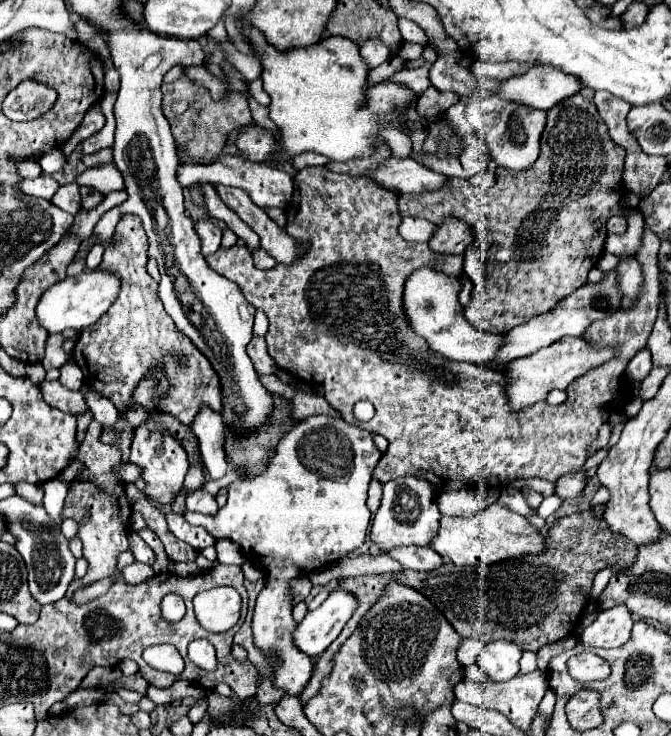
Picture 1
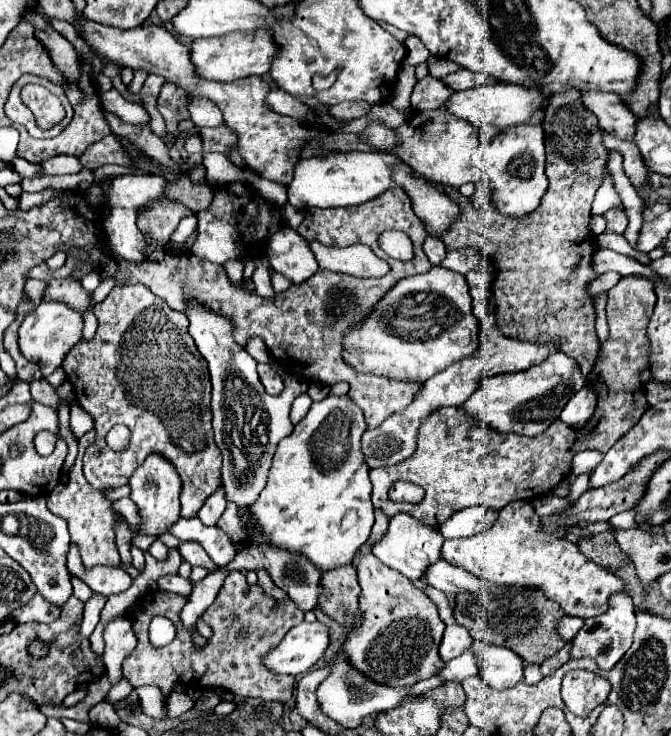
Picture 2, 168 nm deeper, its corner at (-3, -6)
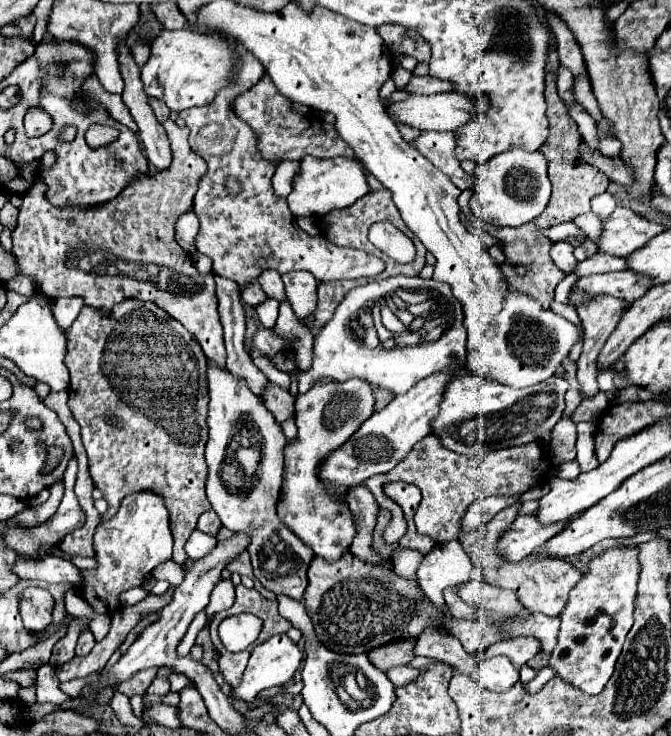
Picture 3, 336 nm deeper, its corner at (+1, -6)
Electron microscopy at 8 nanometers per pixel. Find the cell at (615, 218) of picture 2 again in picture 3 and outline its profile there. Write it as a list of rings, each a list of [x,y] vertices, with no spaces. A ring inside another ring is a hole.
[[[608,192],[598,194],[598,196],[594,196],[594,200],[592,200],[592,212],[594,212],[596,216],[600,216],[600,218],[610,216],[610,212],[612,212],[614,208],[616,208],[616,200],[614,200],[614,196],[608,194]]]

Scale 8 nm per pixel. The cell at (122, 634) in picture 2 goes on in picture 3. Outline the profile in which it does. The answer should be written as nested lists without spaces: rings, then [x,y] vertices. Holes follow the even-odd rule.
[[[74,618],[68,626],[68,632],[64,638],[61,638],[54,646],[49,664],[53,667],[59,667],[68,662],[75,656],[75,648],[78,640],[78,634],[82,626],[89,626],[89,620],[80,620]]]

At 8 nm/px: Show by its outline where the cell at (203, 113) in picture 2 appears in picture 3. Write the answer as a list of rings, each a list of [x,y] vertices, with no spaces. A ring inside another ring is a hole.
[[[160,30],[150,44],[150,58],[142,66],[140,76],[144,92],[150,98],[162,100],[170,110],[182,112],[192,106],[206,106],[214,100],[216,92],[230,84],[236,54],[224,40],[214,36],[182,30]]]

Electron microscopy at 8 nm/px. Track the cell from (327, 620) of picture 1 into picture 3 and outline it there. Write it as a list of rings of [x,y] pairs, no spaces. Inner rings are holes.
[[[278,634],[278,636],[272,636],[270,640],[258,644],[254,650],[252,650],[252,656],[248,660],[248,668],[240,680],[240,684],[236,688],[232,688],[230,692],[230,698],[234,700],[240,700],[240,702],[246,702],[250,704],[258,692],[266,690],[266,688],[272,688],[272,686],[284,686],[288,680],[292,680],[294,672],[300,668],[302,664],[302,650],[298,648],[298,644],[294,644],[286,634]]]

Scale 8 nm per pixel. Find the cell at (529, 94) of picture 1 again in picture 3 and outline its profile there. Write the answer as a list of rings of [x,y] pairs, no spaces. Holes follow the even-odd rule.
[[[432,94],[432,96],[408,96],[402,102],[394,102],[386,108],[386,114],[394,124],[406,124],[418,130],[456,130],[466,124],[474,112],[476,102],[456,94]]]

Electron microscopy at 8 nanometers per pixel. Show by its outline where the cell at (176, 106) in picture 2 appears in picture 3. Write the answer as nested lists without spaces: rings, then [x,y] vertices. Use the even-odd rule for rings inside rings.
[[[148,98],[148,104],[150,104],[150,108],[152,108],[152,112],[154,112],[154,116],[156,116],[156,120],[158,120],[160,124],[170,116],[170,110],[168,110],[168,108],[166,108],[166,104],[162,104],[160,100]]]

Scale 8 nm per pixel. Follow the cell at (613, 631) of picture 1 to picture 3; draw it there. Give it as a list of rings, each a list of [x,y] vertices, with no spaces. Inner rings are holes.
[[[628,544],[628,546],[614,546],[604,550],[602,554],[594,556],[588,562],[588,570],[582,574],[582,580],[574,586],[570,592],[568,604],[560,614],[560,634],[558,634],[558,644],[552,650],[550,656],[550,668],[554,668],[556,678],[580,688],[586,694],[598,694],[610,680],[614,672],[614,664],[622,652],[622,644],[626,634],[632,628],[632,610],[634,610],[634,598],[636,598],[636,584],[640,576],[640,562],[638,562],[638,546]]]

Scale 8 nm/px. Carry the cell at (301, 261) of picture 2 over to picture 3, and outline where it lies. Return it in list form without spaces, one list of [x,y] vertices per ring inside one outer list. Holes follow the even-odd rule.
[[[290,272],[282,276],[286,284],[286,294],[290,300],[290,306],[294,310],[294,316],[298,320],[304,320],[314,314],[316,308],[316,290],[318,280],[310,276],[310,272]]]

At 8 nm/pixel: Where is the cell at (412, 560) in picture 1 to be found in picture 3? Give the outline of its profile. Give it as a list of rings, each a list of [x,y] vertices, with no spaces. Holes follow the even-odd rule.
[[[470,580],[466,584],[460,584],[458,596],[478,608],[500,612],[502,616],[518,616],[522,612],[522,604],[510,590],[502,590],[496,586],[490,586],[484,580]]]

